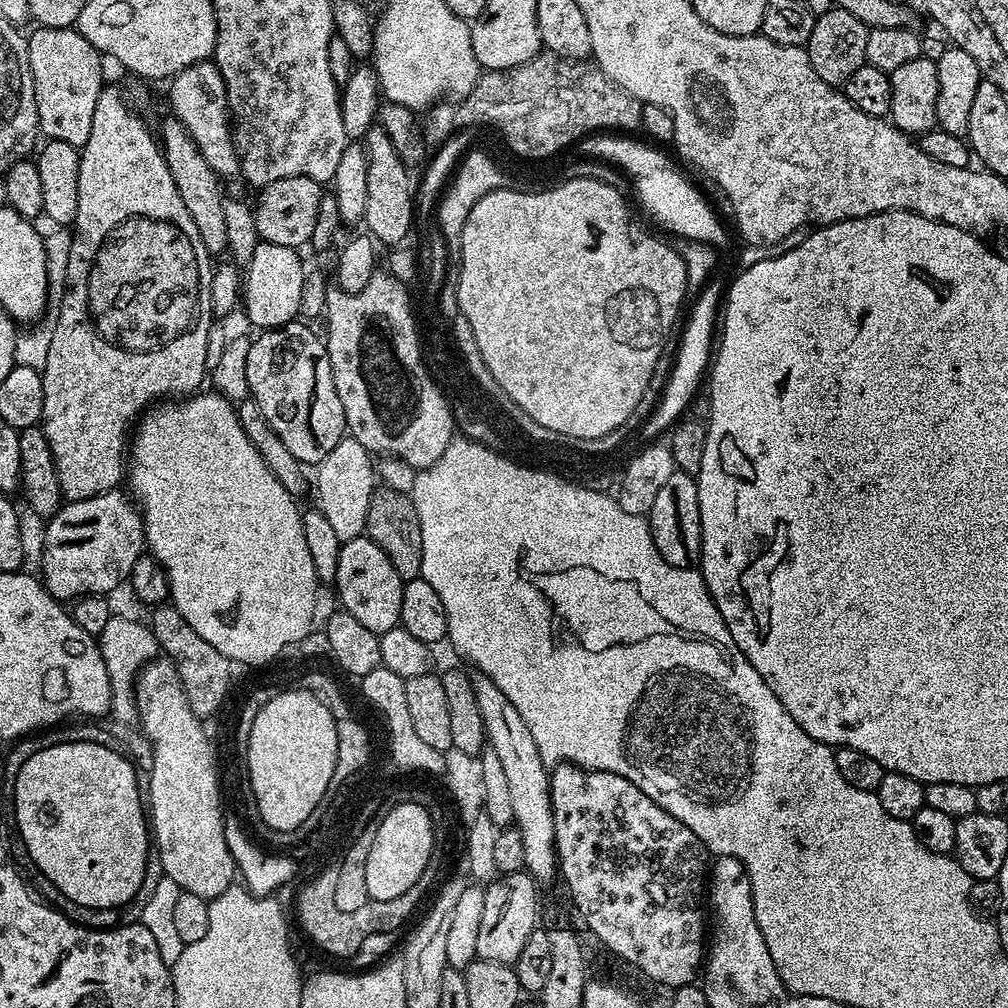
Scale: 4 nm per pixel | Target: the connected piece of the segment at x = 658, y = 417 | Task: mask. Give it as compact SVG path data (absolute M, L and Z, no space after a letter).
M714 278L705 284L703 291L695 299L697 302L690 314L690 318L682 334L680 333L678 349L671 368L676 371L676 380L670 380L672 381L672 388L664 388L668 391L668 400L663 400L664 408L659 408L660 412L653 411L640 428L640 435L642 434L646 442L657 439L658 434L671 429L681 419L684 414L682 412L687 408L698 390L702 374L707 373L714 352L720 301L724 296L723 283L720 284L718 280Z

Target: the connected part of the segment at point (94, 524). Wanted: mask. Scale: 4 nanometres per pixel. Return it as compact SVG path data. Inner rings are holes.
M120 490L103 492L85 500L61 503L57 512L47 517L45 524L48 525L44 528L44 549L40 552L40 568L44 571L42 583L49 594L61 602L71 602L82 596L112 594L123 580L125 583L131 577L134 562L138 562L138 558L146 552L144 517L140 515L139 507Z

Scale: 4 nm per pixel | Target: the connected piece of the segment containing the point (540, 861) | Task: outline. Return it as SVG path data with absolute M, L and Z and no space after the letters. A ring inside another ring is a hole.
M479 674L472 676L472 689L474 698L478 698L478 710L482 710L482 722L484 723L484 735L486 742L502 761L506 778L510 785L510 799L514 806L514 827L522 834L522 854L524 855L524 867L529 876L537 882L557 879L558 861L556 858L556 839L554 838L554 814L552 813L552 789L550 787L550 768L542 762L538 754L538 746L534 746L534 738L522 714L514 707L514 702L494 686L494 682L488 676Z

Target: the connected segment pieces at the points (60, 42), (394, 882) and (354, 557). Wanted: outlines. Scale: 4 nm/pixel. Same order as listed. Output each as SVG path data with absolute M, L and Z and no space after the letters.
M37 27L35 31L33 36L27 37L27 41L40 132L49 140L70 142L70 146L81 149L90 138L98 94L106 87L102 53L75 27Z
M415 802L394 803L393 809L376 826L374 842L370 842L370 854L366 854L366 890L368 899L398 898L418 882L422 870L430 862L433 828L431 816L422 805Z
M367 535L343 541L338 554L338 574L334 589L340 595L339 607L354 614L358 622L374 633L397 627L402 614L402 590L405 580L394 570L390 558Z

